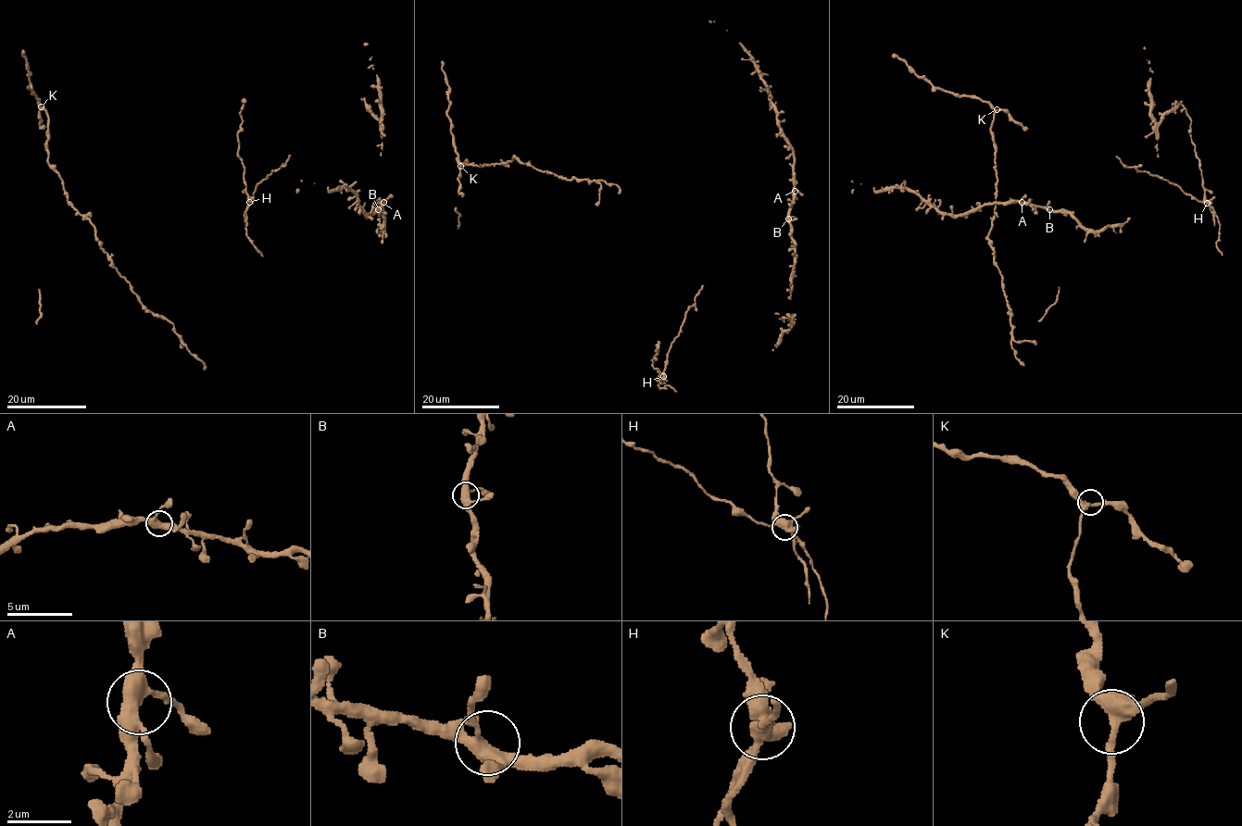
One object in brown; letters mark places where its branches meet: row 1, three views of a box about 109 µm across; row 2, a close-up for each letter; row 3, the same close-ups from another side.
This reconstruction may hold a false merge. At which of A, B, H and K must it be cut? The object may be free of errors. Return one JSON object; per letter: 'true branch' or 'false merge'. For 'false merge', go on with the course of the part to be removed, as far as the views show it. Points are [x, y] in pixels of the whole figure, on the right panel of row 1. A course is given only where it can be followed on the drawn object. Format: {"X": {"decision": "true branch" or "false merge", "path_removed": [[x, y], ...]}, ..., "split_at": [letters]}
{"A": {"decision": "true branch"}, "B": {"decision": "true branch"}, "H": {"decision": "false merge", "path_removed": [[1207, 202], [1199, 161], [1191, 140], [1190, 117], [1181, 105], [1172, 105]]}, "K": {"decision": "true branch"}, "split_at": ["H"]}

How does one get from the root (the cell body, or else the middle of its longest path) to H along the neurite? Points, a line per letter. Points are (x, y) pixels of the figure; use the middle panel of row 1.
H: (661, 389), (658, 384), (663, 376)

